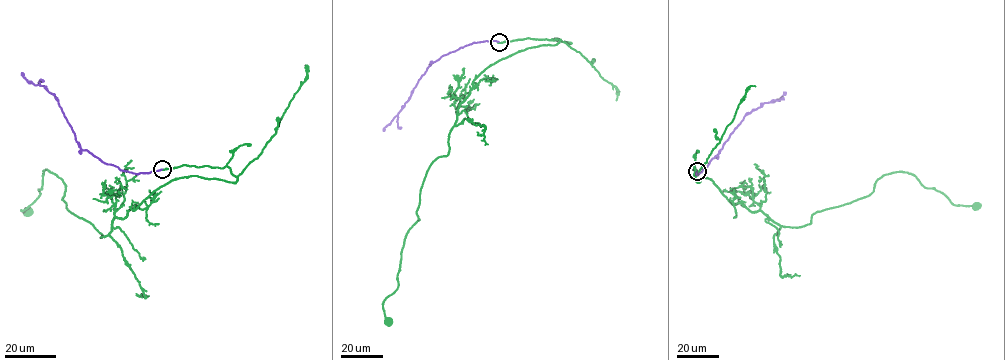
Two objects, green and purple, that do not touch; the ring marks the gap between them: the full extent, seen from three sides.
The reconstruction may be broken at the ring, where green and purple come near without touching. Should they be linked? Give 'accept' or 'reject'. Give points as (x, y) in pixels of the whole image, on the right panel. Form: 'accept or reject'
reject

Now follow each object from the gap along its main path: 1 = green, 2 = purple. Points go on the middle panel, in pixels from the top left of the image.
1: (499, 42), (560, 40), (473, 82), (448, 154), (421, 188), (398, 287), (384, 301), (388, 321)
2: (498, 41), (473, 42), (433, 62), (400, 111), (383, 131)

